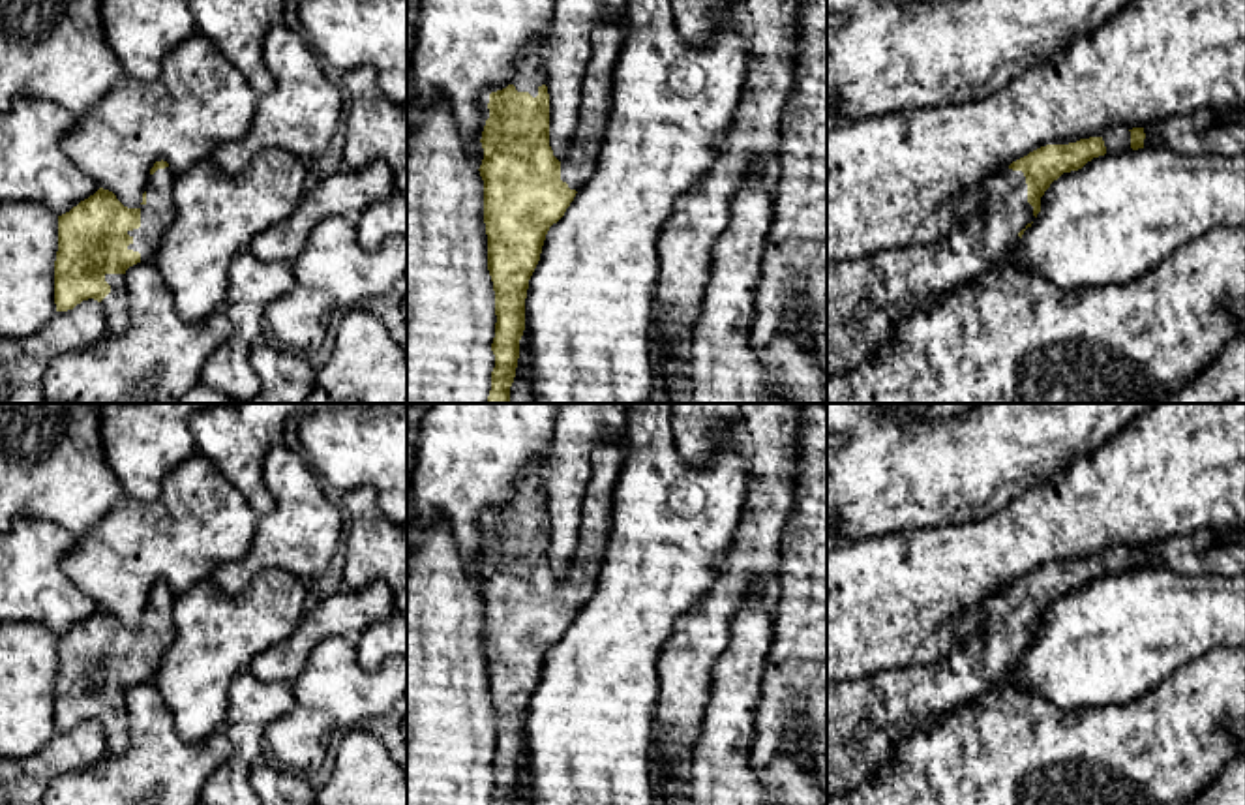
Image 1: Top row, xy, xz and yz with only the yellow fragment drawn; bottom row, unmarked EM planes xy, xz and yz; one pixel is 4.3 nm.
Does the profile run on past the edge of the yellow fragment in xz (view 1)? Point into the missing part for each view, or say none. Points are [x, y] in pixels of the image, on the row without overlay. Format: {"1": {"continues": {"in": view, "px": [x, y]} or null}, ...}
{"1": {"continues": {"in": "xz", "px": [576, 588]}}}

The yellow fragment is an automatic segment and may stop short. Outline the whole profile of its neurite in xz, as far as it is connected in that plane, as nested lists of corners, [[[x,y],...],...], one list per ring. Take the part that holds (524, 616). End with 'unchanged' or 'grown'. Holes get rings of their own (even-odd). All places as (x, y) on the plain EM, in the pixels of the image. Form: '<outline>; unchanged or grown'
[[[609,441],[594,450],[578,546],[561,582],[549,567],[544,467],[519,473],[514,501],[480,520],[489,529],[478,591],[484,600],[488,691],[497,736],[491,805],[514,803],[529,700],[546,655],[594,593],[624,454],[622,441]]]; grown

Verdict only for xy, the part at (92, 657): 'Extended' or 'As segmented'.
Extended

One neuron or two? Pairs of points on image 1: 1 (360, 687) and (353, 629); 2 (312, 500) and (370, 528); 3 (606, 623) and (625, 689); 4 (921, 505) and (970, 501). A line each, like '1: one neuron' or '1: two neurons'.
1: two neurons
2: two neurons
3: one neuron
4: one neuron

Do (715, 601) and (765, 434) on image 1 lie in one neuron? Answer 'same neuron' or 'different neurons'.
same neuron

